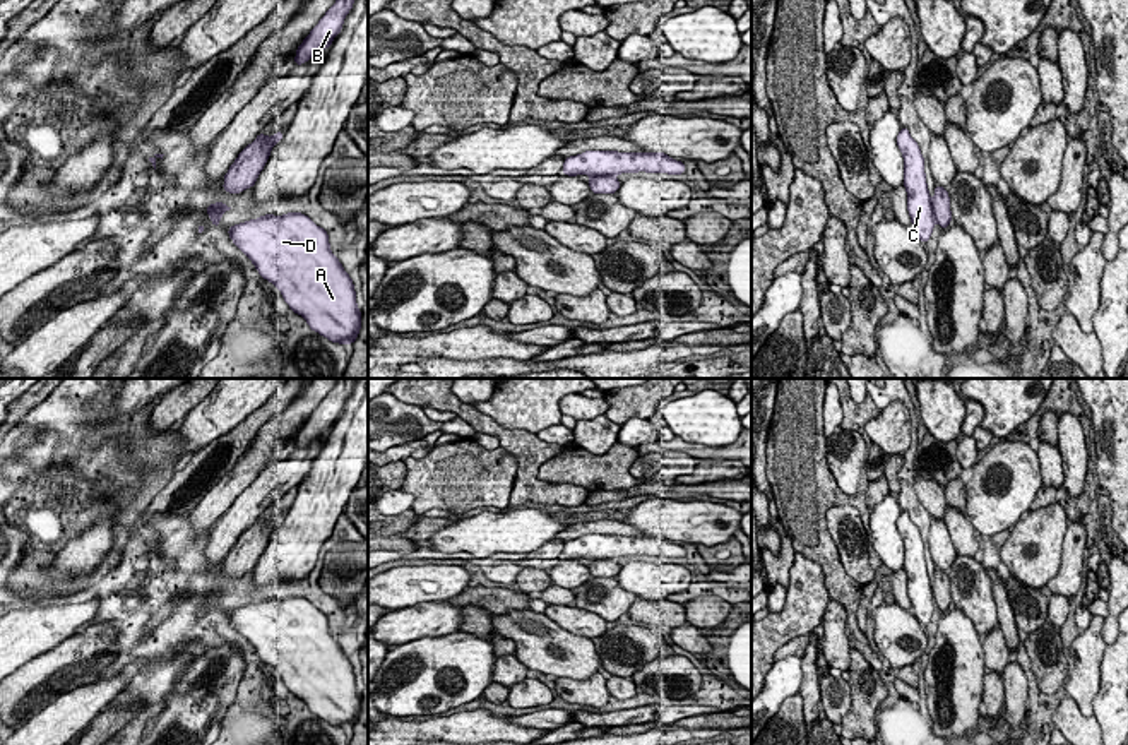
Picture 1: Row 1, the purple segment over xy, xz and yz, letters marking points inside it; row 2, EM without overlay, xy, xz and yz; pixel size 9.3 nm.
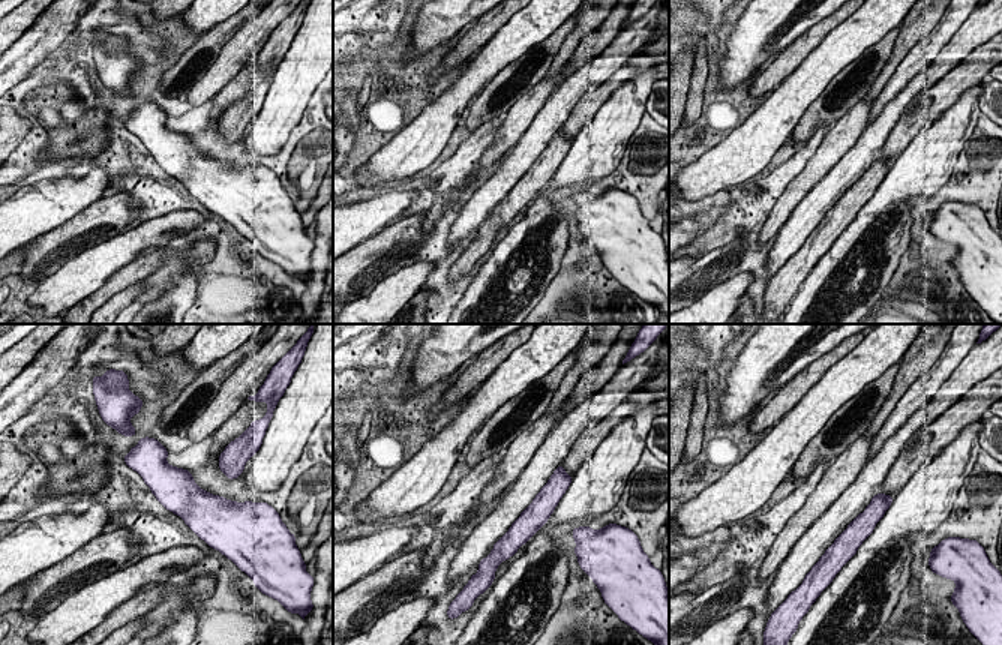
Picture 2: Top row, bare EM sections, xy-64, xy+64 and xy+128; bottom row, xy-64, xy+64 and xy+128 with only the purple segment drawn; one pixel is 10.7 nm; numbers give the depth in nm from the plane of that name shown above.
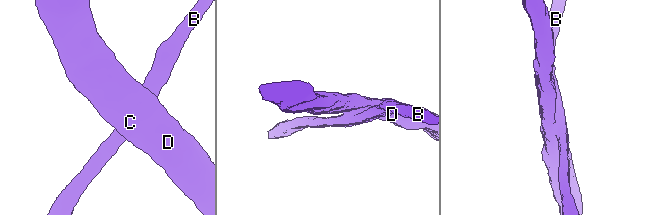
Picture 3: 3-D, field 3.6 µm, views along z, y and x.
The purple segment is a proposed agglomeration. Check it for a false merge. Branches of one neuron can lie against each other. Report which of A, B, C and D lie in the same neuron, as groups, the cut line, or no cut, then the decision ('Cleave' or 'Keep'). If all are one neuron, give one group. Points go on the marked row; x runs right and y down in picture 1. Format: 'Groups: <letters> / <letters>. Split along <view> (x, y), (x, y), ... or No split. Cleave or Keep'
Groups: A C D / B. Split along xz (593, 175), (610, 177). Cleave

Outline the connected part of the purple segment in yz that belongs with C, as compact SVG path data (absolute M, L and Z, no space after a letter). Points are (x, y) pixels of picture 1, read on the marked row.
M905 127L897 135L897 146L904 158L904 187L907 190L907 211L912 223L912 231L926 243L933 233L933 202L929 199L924 158L919 144L911 137Z

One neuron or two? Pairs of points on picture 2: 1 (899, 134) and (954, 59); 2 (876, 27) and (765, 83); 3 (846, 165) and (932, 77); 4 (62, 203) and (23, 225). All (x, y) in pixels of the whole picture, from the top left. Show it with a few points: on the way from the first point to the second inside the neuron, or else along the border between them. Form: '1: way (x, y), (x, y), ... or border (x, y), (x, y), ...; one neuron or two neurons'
1: border (966, 56), (932, 86), (921, 89), (911, 99); two neurons
2: border (821, 41), (771, 90); two neurons
3: way (870, 141), (908, 93); one neuron
4: way (53, 203), (41, 207), (32, 216); one neuron

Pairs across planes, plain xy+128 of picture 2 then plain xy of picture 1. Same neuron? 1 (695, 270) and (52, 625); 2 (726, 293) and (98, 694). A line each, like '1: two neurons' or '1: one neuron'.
1: two neurons
2: one neuron

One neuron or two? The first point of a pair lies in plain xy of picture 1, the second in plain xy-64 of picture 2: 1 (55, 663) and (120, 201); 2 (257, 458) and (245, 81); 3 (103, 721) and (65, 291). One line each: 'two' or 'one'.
1: one
2: two
3: two

